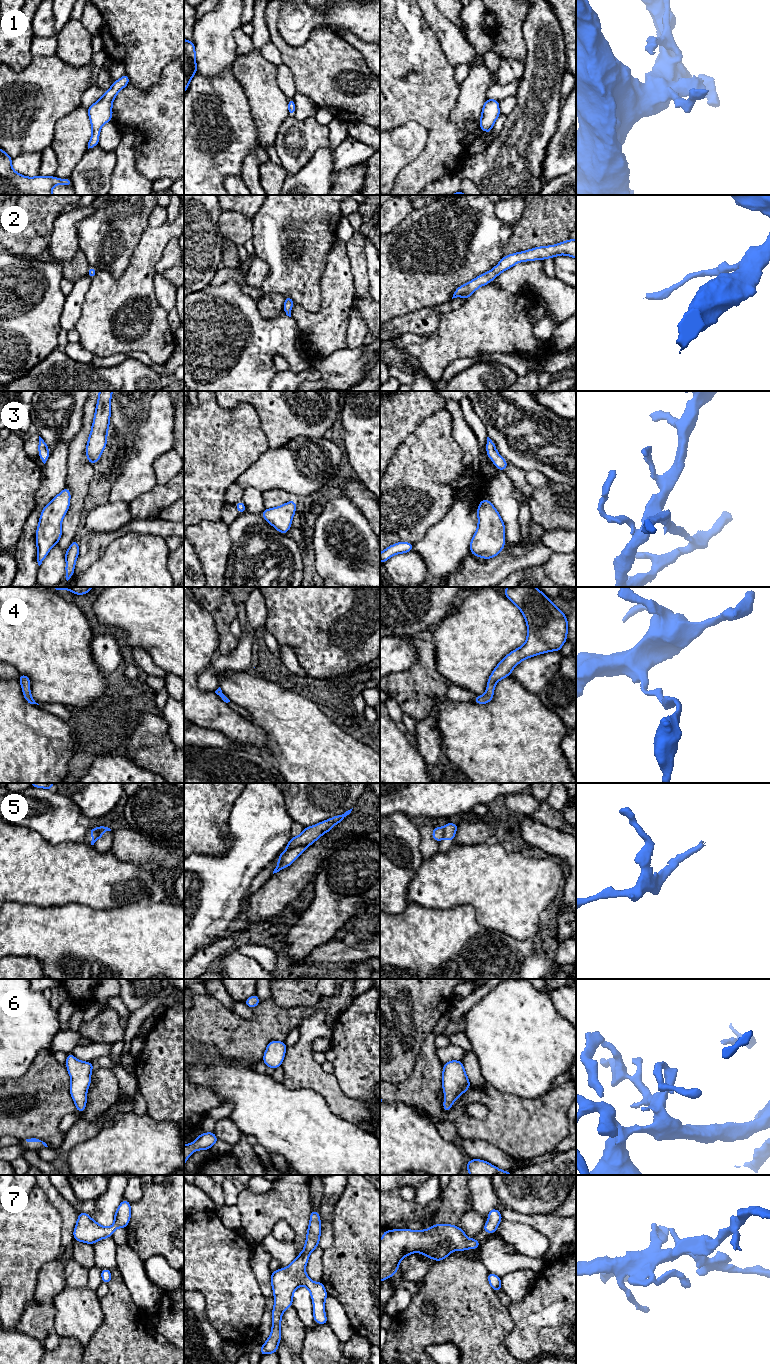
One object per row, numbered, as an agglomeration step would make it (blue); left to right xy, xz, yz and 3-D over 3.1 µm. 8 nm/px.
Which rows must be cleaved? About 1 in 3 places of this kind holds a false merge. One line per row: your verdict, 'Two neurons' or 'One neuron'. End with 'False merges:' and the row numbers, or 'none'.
1: One neuron
2: One neuron
3: One neuron
4: One neuron
5: Two neurons
6: One neuron
7: One neuron
False merges: 5

